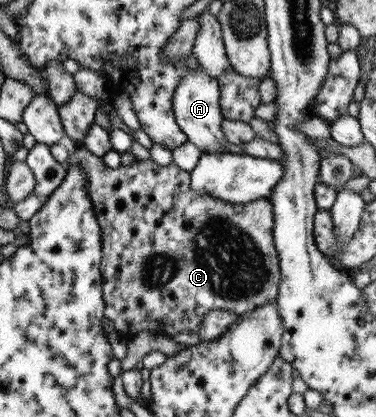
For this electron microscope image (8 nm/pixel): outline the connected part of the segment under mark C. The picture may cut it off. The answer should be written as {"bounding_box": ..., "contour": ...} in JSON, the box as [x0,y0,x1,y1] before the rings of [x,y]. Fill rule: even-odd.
{"bounding_box":[65,147,281,337],"contour":[[[82,147],[82,149],[77,149],[72,155],[69,155],[69,161],[65,166],[68,168],[70,165],[81,165],[86,174],[85,190],[92,201],[92,207],[102,233],[101,277],[105,301],[104,315],[112,320],[115,329],[120,329],[120,333],[134,335],[134,333],[146,332],[146,329],[150,329],[150,333],[162,331],[162,333],[166,333],[166,336],[174,337],[174,335],[178,335],[182,331],[198,332],[205,315],[209,311],[224,309],[242,315],[254,311],[267,303],[272,303],[277,298],[281,271],[279,270],[279,255],[273,238],[273,207],[269,199],[258,198],[245,204],[231,204],[202,192],[194,191],[190,187],[190,172],[184,171],[174,162],[170,165],[161,166],[151,159],[136,160],[130,165],[121,165],[113,169],[108,167],[102,158],[96,157],[96,155]]]}

